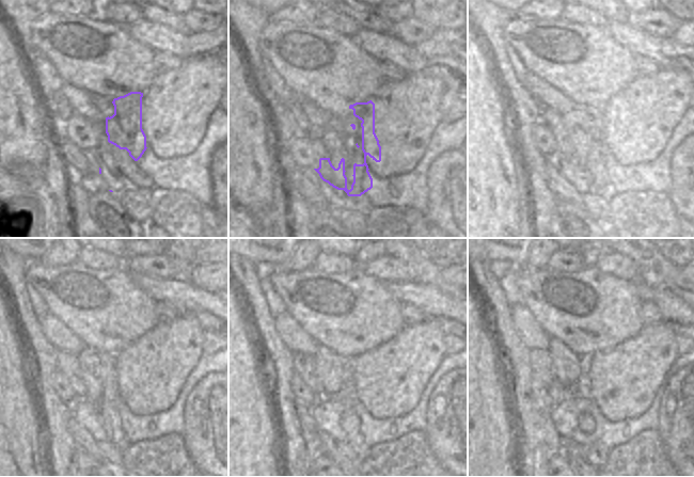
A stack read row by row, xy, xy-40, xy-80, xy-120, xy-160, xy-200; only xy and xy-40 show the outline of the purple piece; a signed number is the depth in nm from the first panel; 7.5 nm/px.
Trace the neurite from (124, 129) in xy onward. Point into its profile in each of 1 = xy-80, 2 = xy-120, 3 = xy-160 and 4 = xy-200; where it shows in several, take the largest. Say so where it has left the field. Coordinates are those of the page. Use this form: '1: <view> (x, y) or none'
1: xy-80 (593, 179)
2: xy-120 (108, 407)
3: xy-160 (349, 422)
4: xy-200 (597, 455)

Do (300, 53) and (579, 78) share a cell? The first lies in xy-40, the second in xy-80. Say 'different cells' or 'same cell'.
same cell

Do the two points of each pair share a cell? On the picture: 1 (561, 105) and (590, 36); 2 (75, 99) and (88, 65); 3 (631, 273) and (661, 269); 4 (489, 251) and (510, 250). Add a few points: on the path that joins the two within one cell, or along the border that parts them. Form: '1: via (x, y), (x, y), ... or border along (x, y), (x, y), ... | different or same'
1: border along (545, 81), (577, 104), (582, 104), (585, 107) | different
2: border along (63, 82), (94, 94) | different
3: border along (620, 254), (626, 255), (636, 266), (640, 281) | different
4: via (494, 250), (505, 250) | same

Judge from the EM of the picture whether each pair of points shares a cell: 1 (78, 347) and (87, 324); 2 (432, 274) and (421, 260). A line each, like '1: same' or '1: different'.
1: different
2: same

